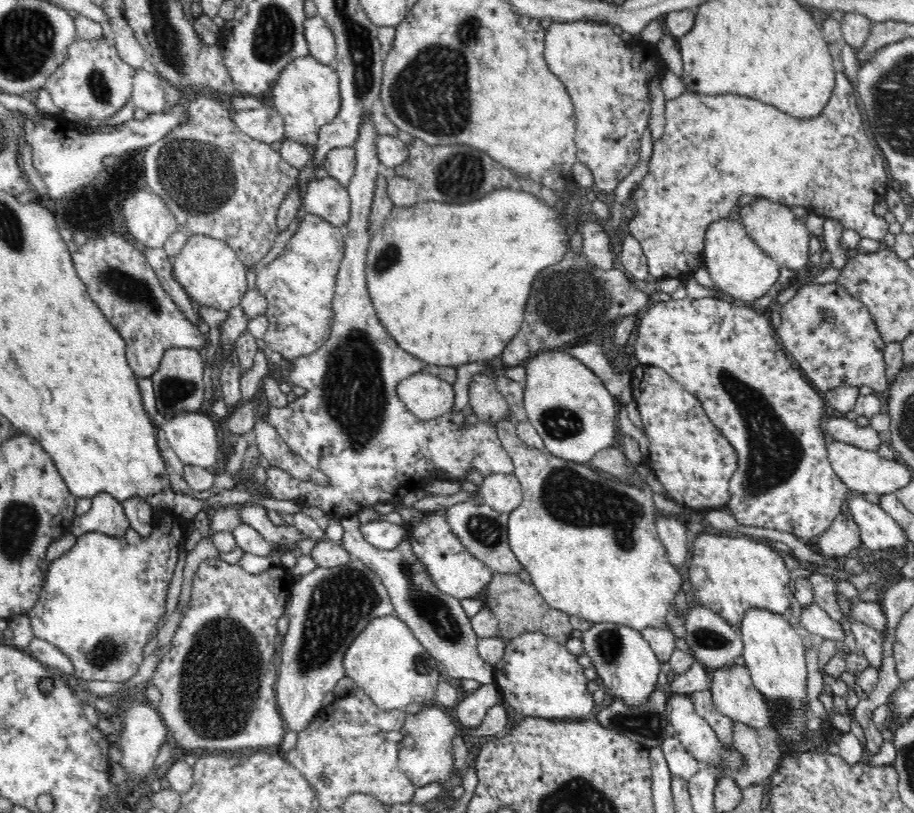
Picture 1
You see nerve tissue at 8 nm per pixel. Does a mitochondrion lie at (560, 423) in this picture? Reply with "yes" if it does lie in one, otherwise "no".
yes

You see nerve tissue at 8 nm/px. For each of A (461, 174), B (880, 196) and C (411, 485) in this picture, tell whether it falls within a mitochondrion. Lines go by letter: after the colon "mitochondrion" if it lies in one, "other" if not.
A: mitochondrion
B: other
C: other

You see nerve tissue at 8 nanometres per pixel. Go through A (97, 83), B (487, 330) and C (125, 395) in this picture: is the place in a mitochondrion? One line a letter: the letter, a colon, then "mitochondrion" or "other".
A: mitochondrion
B: other
C: other

